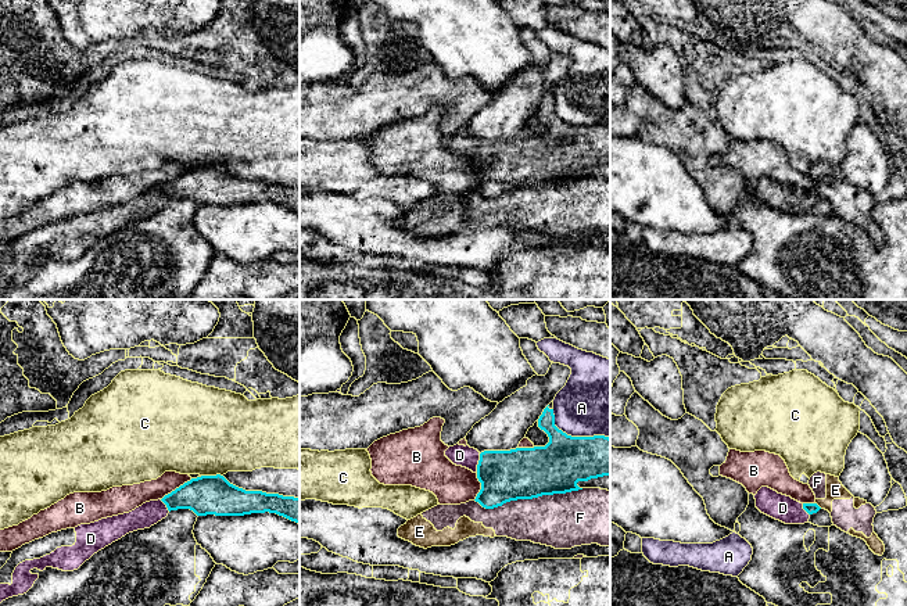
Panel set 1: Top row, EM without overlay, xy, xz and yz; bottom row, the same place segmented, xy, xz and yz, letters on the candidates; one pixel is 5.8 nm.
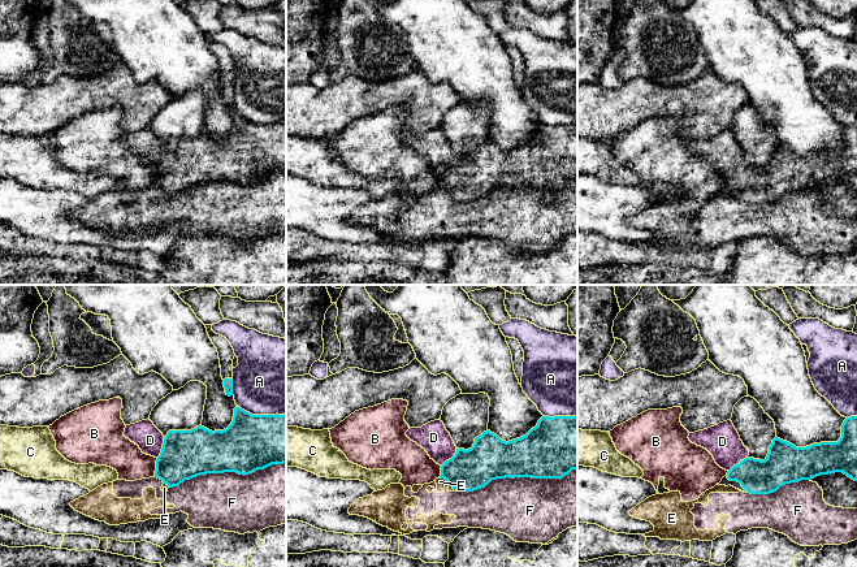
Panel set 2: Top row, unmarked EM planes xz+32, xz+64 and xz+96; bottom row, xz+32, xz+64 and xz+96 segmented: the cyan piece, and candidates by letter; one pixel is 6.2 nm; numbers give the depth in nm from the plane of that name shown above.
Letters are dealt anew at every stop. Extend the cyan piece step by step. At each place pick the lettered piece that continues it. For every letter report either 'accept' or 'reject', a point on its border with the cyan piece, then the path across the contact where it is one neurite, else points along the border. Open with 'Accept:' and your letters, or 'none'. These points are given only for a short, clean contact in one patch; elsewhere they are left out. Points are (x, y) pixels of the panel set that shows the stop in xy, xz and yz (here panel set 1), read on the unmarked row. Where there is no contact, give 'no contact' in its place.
Accept: D
A: reject | xz (574, 126)
B: reject | xy (176, 178)
C: reject | xy (211, 165)
D: accept | xz (479, 151) | across xz (520, 162), (501, 162), (479, 151), (459, 144)
E: reject | yz (817, 194) | along yz (816, 192), (821, 197)
F: reject | xz (529, 187)

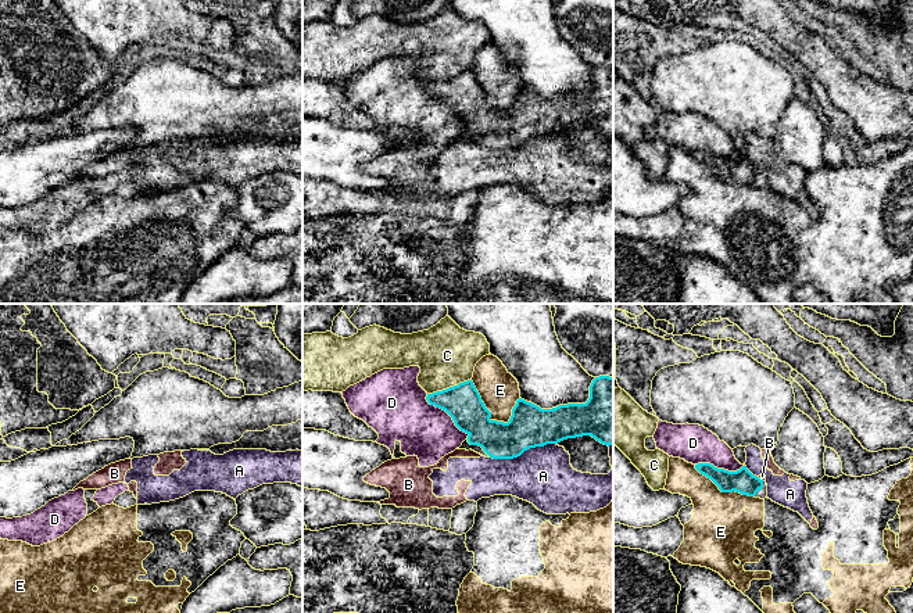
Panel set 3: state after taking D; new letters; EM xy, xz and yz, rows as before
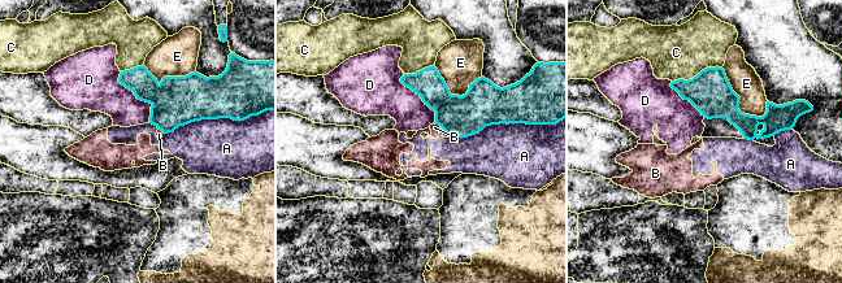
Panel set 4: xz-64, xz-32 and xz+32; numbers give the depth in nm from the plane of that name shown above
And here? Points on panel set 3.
Accept: none
A: reject | xz (522, 142)
B: reject | yz (759, 168) | along yz (758, 165), (763, 169)
C: reject | xz (450, 76)
D: reject | xz (447, 101)
E: reject | xz (486, 97)

